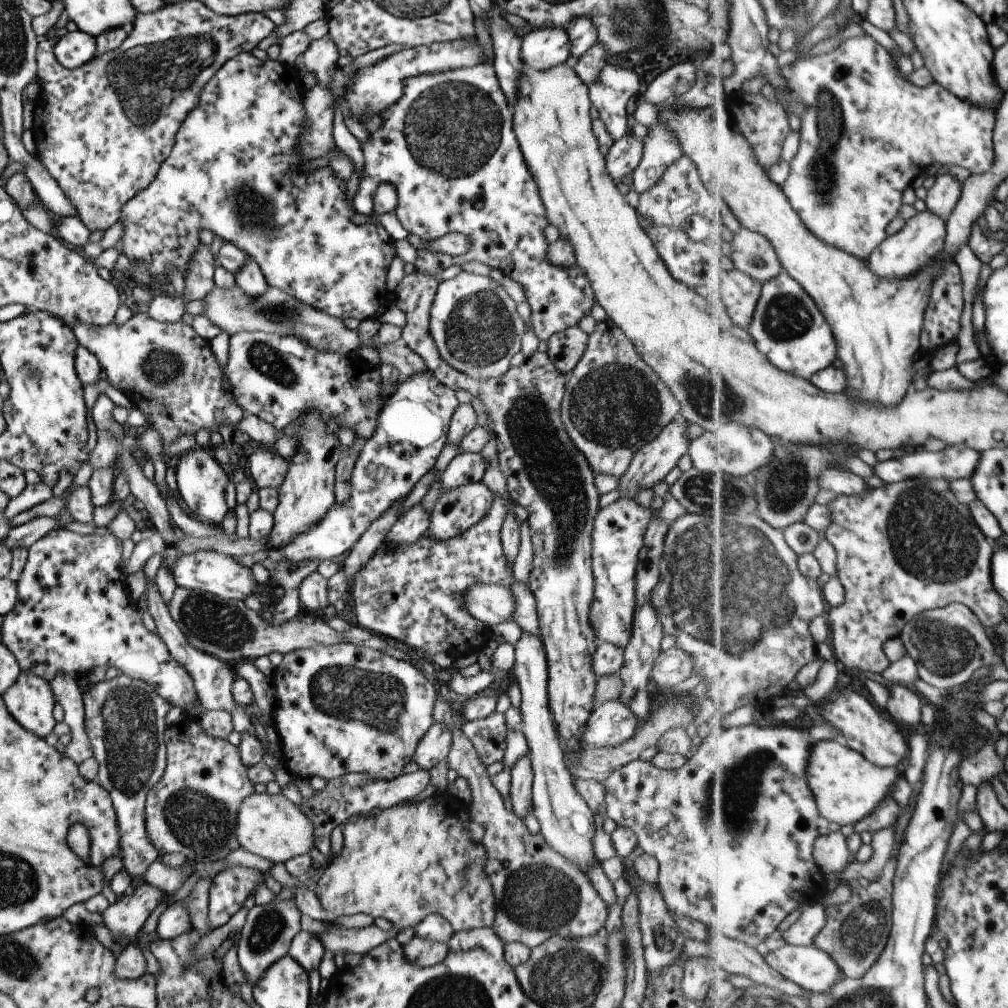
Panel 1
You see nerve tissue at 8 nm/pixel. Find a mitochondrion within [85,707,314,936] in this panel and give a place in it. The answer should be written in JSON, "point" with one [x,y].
{"point":[201,821]}

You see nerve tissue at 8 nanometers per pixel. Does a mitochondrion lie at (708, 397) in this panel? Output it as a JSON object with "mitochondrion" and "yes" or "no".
{"mitochondrion":"yes"}

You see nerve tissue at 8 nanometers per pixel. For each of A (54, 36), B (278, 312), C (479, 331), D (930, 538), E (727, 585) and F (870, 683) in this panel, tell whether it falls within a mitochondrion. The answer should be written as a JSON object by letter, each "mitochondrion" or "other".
{"A":"other","B":"mitochondrion","C":"mitochondrion","D":"mitochondrion","E":"mitochondrion","F":"other"}

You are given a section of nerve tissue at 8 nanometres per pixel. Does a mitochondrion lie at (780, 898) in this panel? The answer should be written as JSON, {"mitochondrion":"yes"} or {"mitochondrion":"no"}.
{"mitochondrion":"no"}

